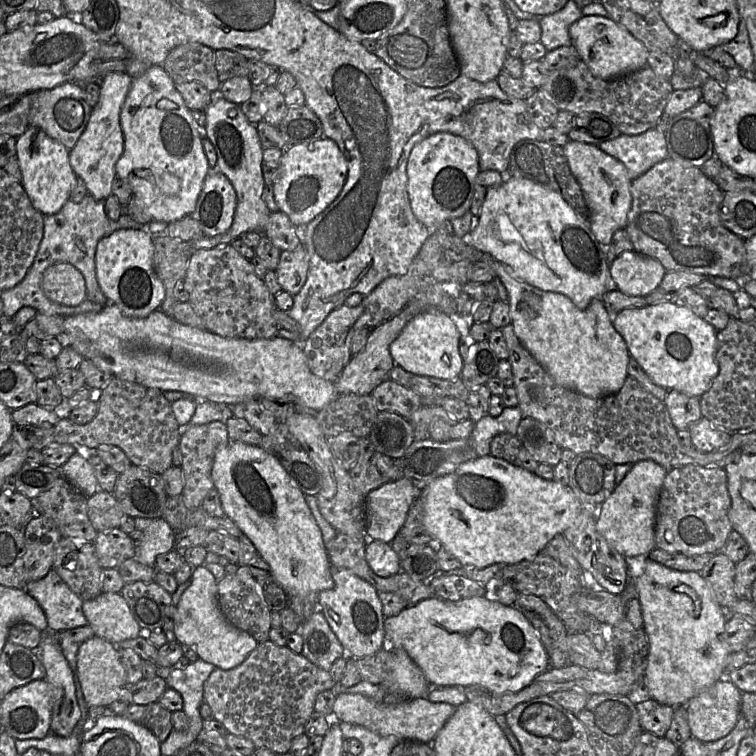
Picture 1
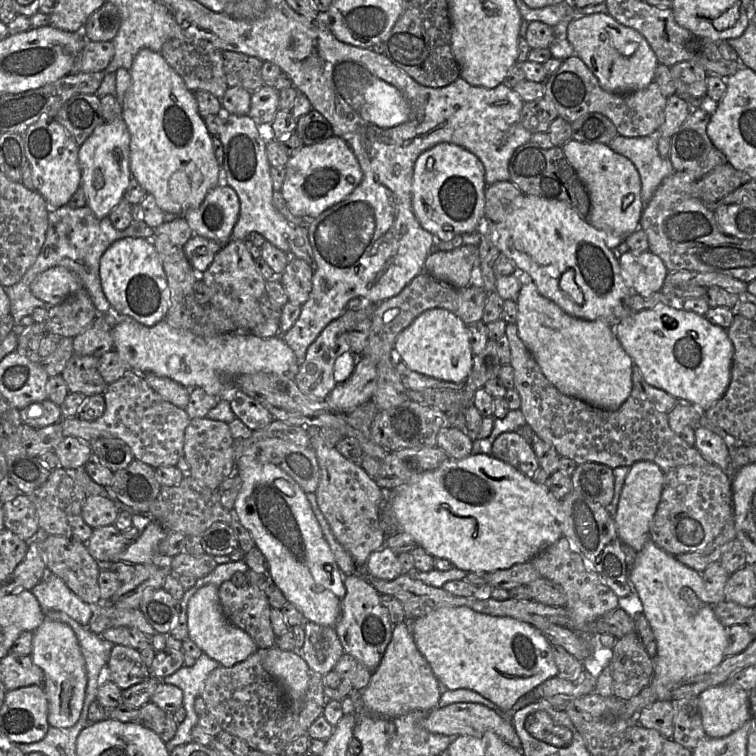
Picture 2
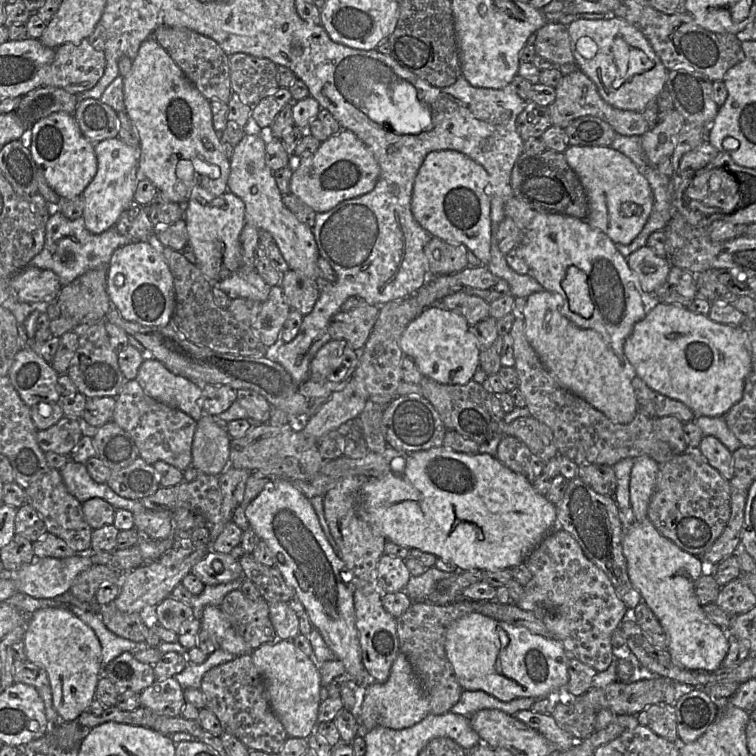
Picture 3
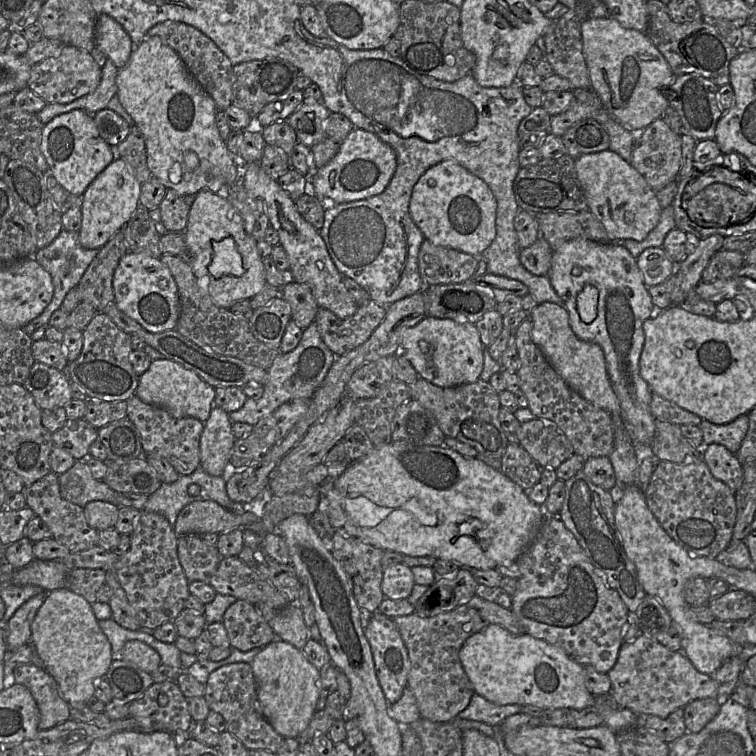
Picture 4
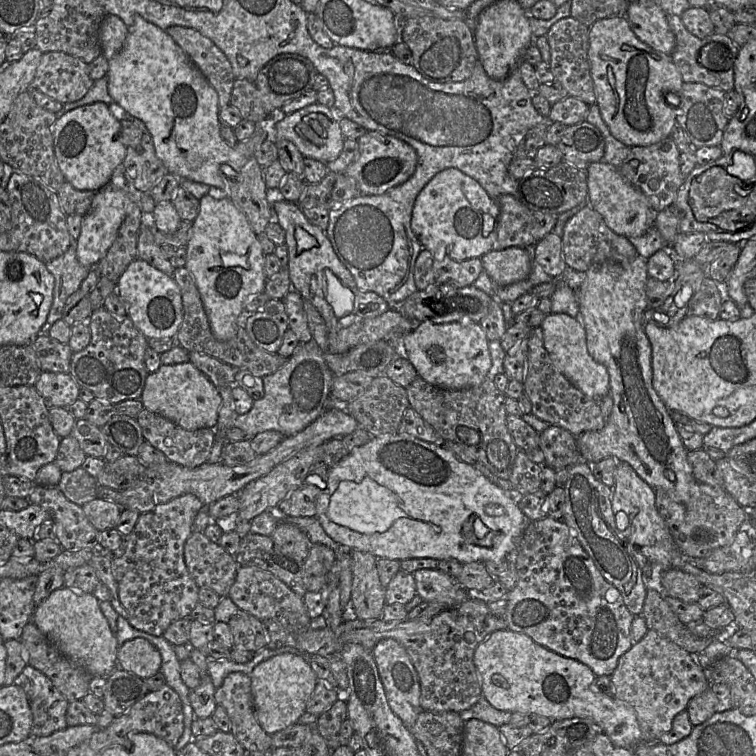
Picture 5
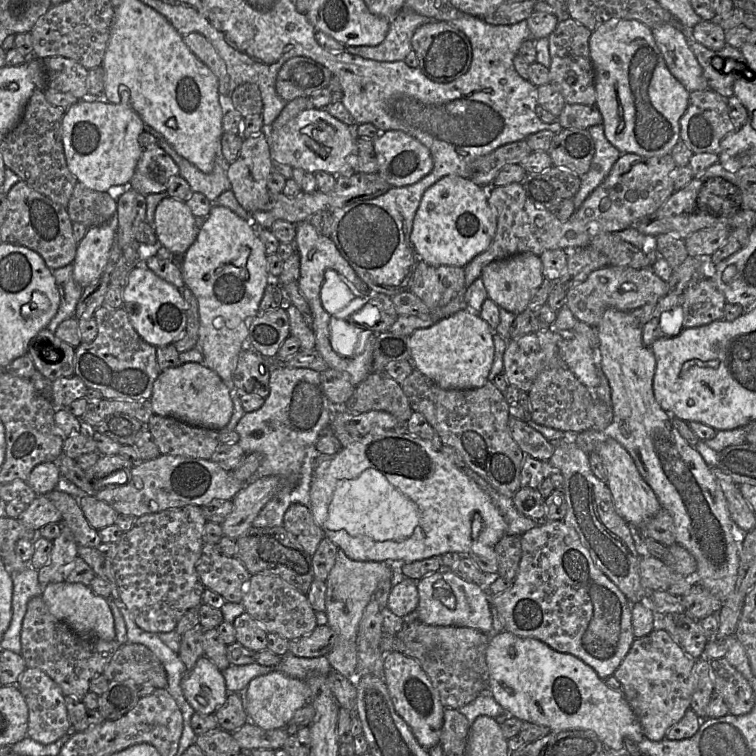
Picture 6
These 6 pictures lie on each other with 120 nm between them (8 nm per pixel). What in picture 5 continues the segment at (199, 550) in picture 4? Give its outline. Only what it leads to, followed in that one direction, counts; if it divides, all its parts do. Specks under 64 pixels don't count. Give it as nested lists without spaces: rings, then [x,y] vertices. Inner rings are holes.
[[[193,531],[184,545],[184,561],[191,578],[199,588],[208,588],[220,597],[228,597],[239,567],[234,556],[219,544],[212,542],[203,533]]]

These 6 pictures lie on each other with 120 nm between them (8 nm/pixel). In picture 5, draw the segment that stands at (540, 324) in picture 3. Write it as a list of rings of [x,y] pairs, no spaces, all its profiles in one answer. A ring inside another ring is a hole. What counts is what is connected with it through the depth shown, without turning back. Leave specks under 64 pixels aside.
[[[549,313],[543,319],[540,328],[543,342],[556,369],[576,388],[592,399],[601,399],[609,394],[609,374],[605,366],[595,361],[589,354],[586,333],[579,322],[565,313]]]

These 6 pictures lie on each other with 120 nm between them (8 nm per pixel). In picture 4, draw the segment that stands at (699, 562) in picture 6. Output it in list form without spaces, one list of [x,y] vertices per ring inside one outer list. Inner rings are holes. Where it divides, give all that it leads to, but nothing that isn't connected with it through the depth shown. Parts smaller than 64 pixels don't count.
[[[574,239],[553,251],[547,276],[563,301],[575,335],[602,348],[608,376],[620,403],[620,417],[633,444],[651,446],[656,430],[656,418],[650,409],[653,392],[641,377],[639,362],[645,342],[643,323],[660,310],[652,301],[636,258],[620,242]]]

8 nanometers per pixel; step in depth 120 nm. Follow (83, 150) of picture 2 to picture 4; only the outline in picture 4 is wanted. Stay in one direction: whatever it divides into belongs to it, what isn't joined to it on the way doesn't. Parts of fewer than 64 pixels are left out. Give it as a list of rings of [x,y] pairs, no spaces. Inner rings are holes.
[[[116,158],[90,184],[82,195],[80,243],[87,249],[100,249],[131,220],[140,206],[141,184],[122,158]]]

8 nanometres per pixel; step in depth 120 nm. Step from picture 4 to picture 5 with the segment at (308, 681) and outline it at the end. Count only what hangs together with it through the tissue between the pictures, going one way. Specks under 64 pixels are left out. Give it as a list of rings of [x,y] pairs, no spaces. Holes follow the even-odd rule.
[[[283,653],[262,661],[250,674],[253,708],[257,721],[269,735],[296,724],[318,683],[310,664],[300,655]]]

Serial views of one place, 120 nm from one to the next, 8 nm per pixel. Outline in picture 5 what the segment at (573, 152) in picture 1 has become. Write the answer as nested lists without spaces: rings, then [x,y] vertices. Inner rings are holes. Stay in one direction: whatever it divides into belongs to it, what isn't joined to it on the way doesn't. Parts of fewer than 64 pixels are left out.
[[[600,161],[590,164],[586,172],[588,204],[603,217],[612,231],[631,238],[644,235],[654,226],[654,213],[648,198],[627,182],[616,167]]]

